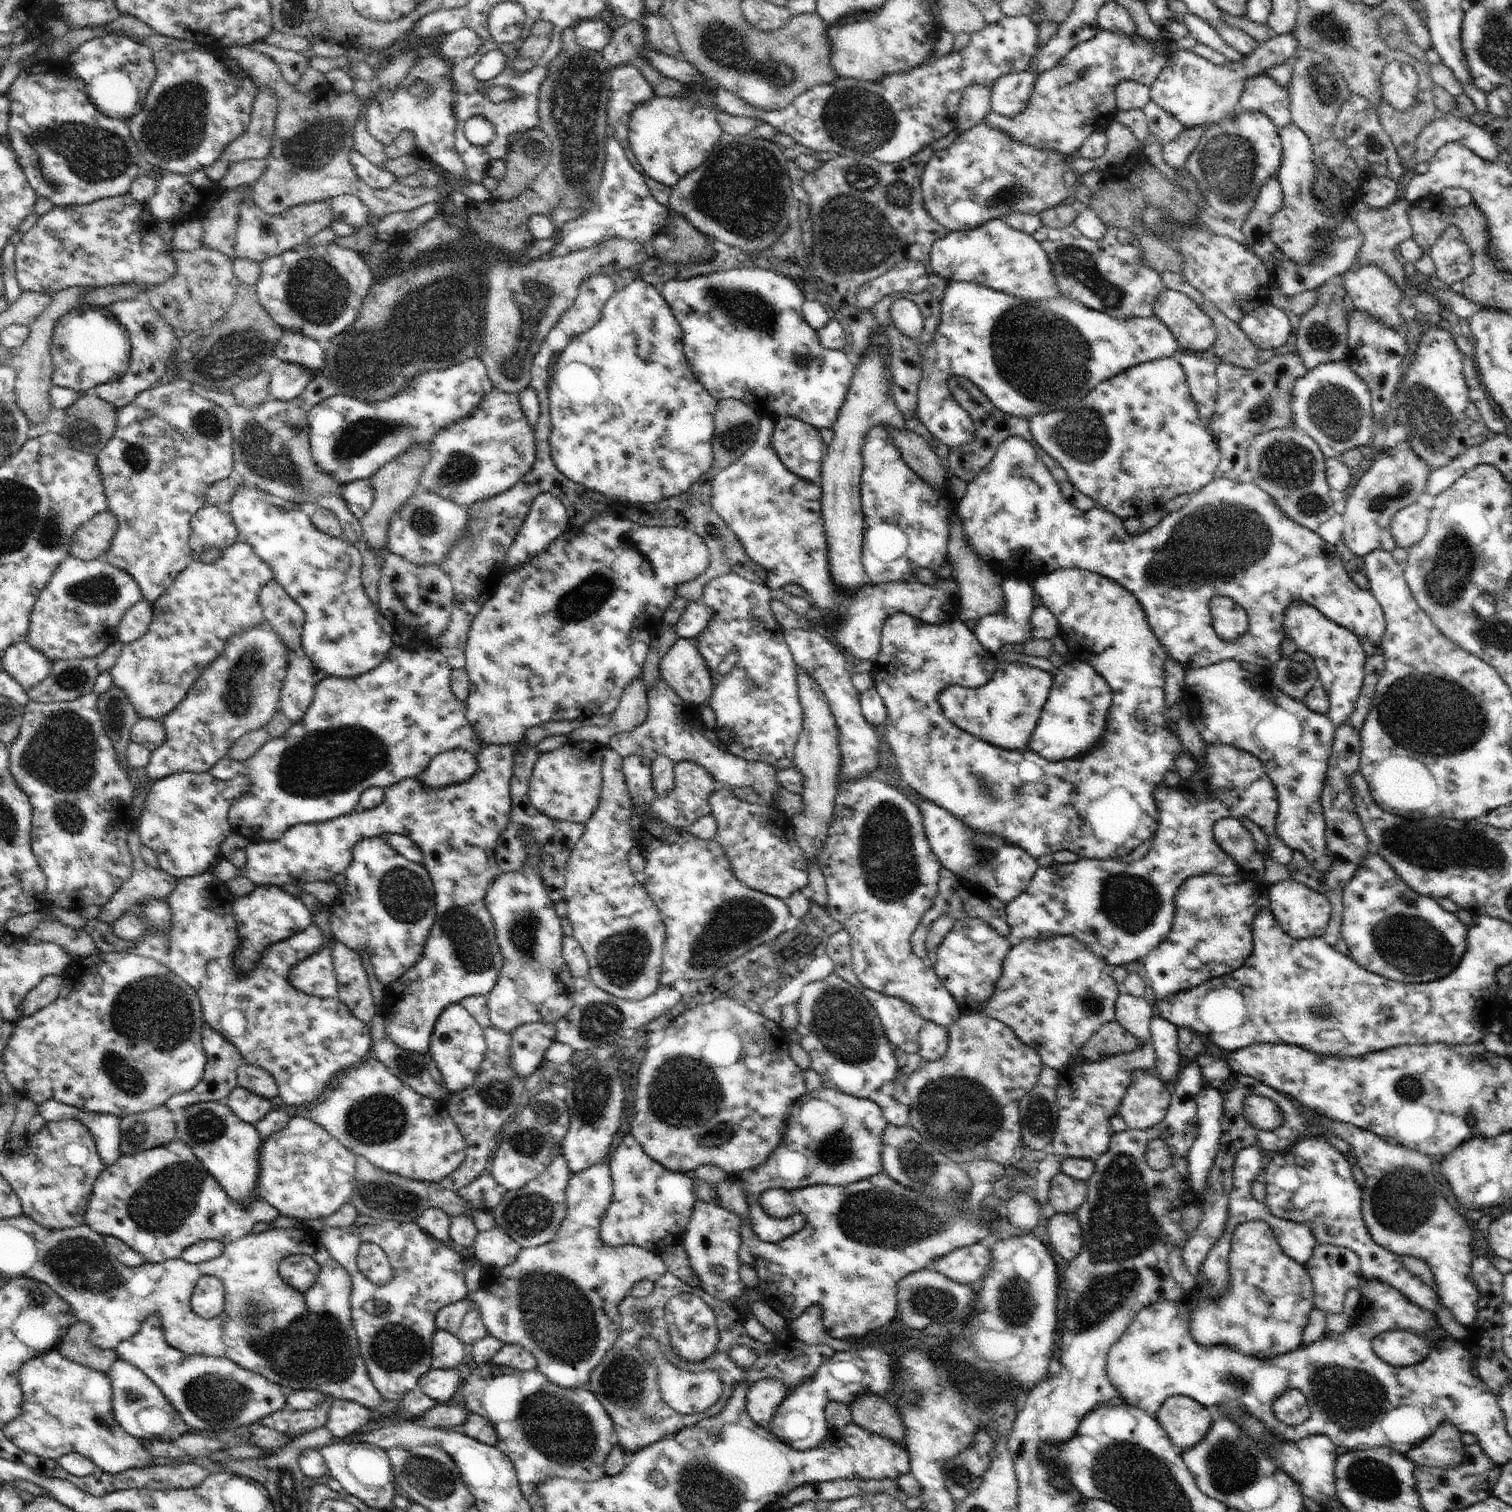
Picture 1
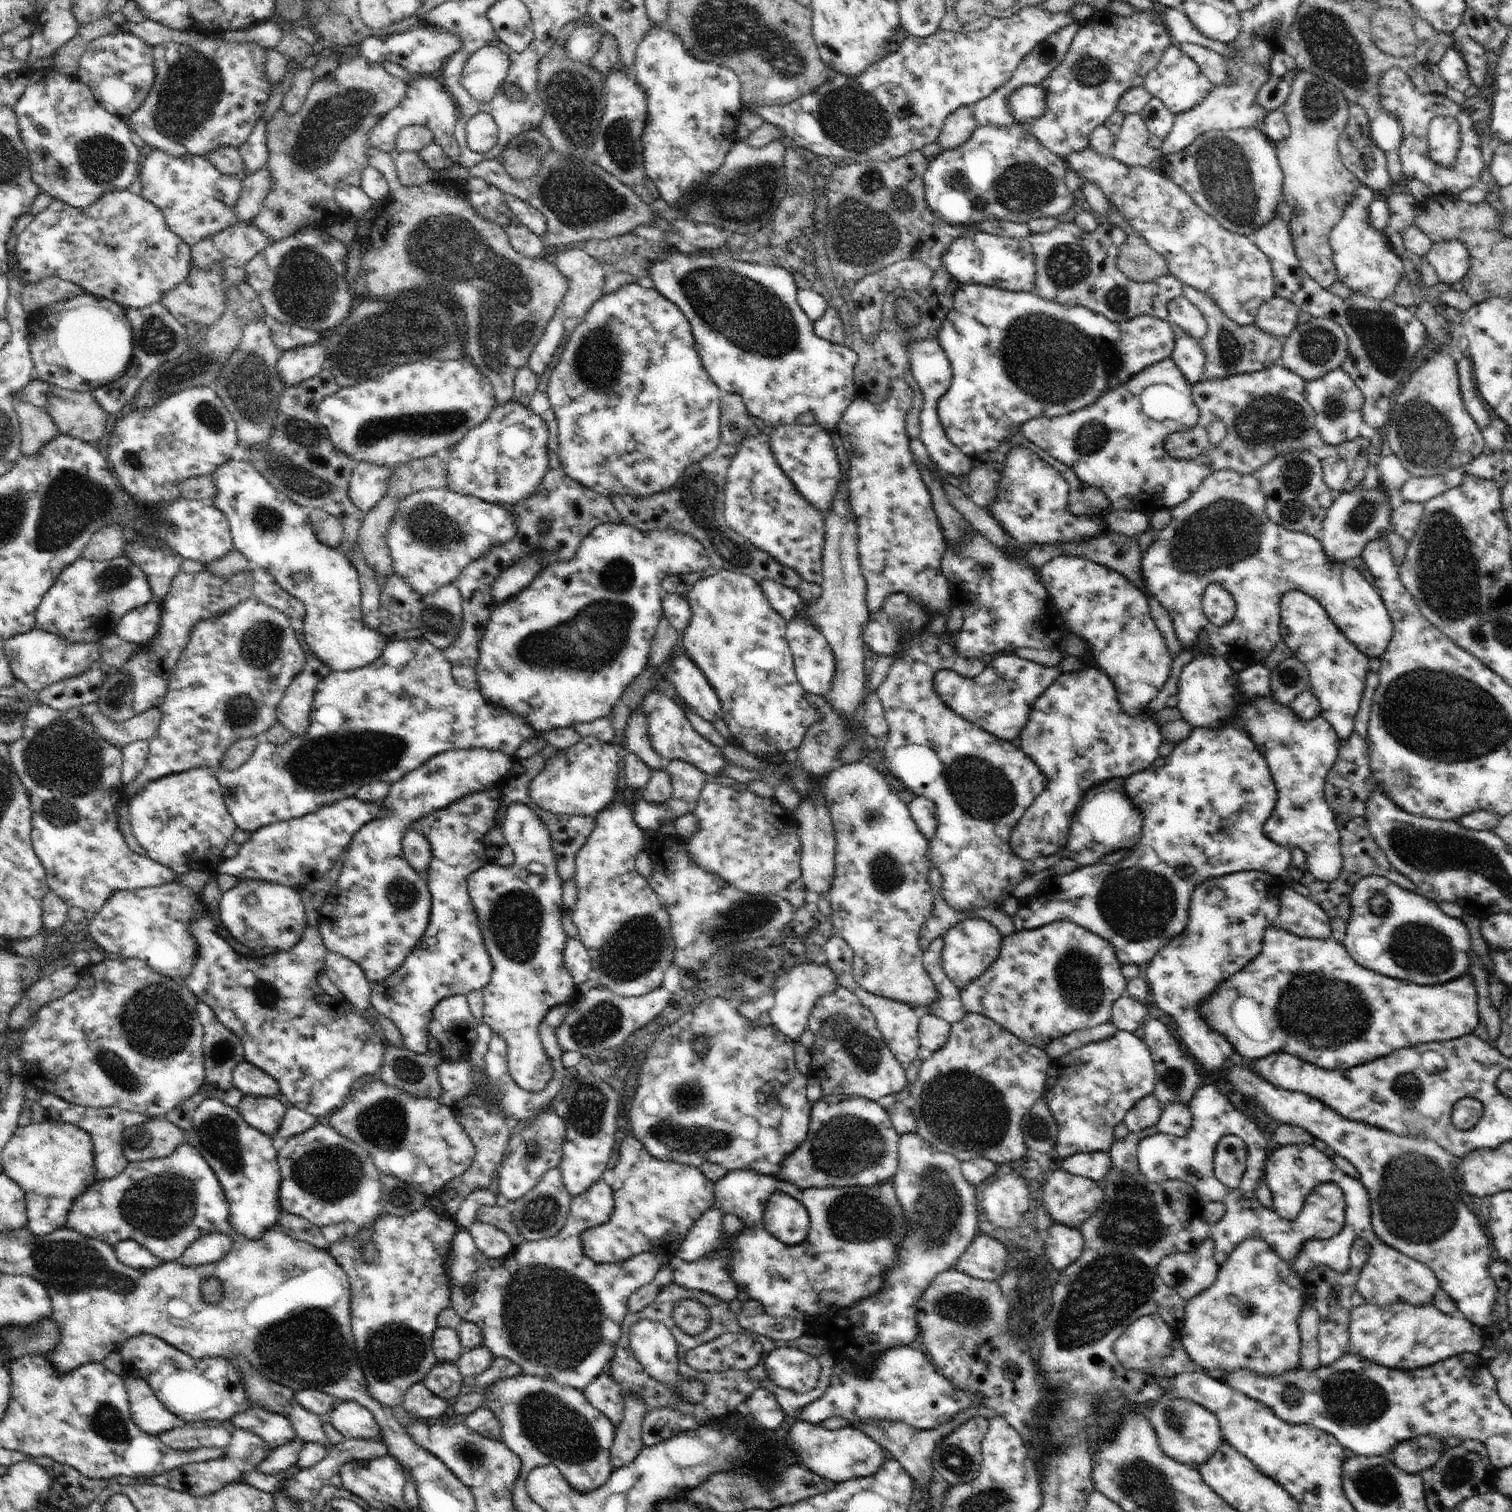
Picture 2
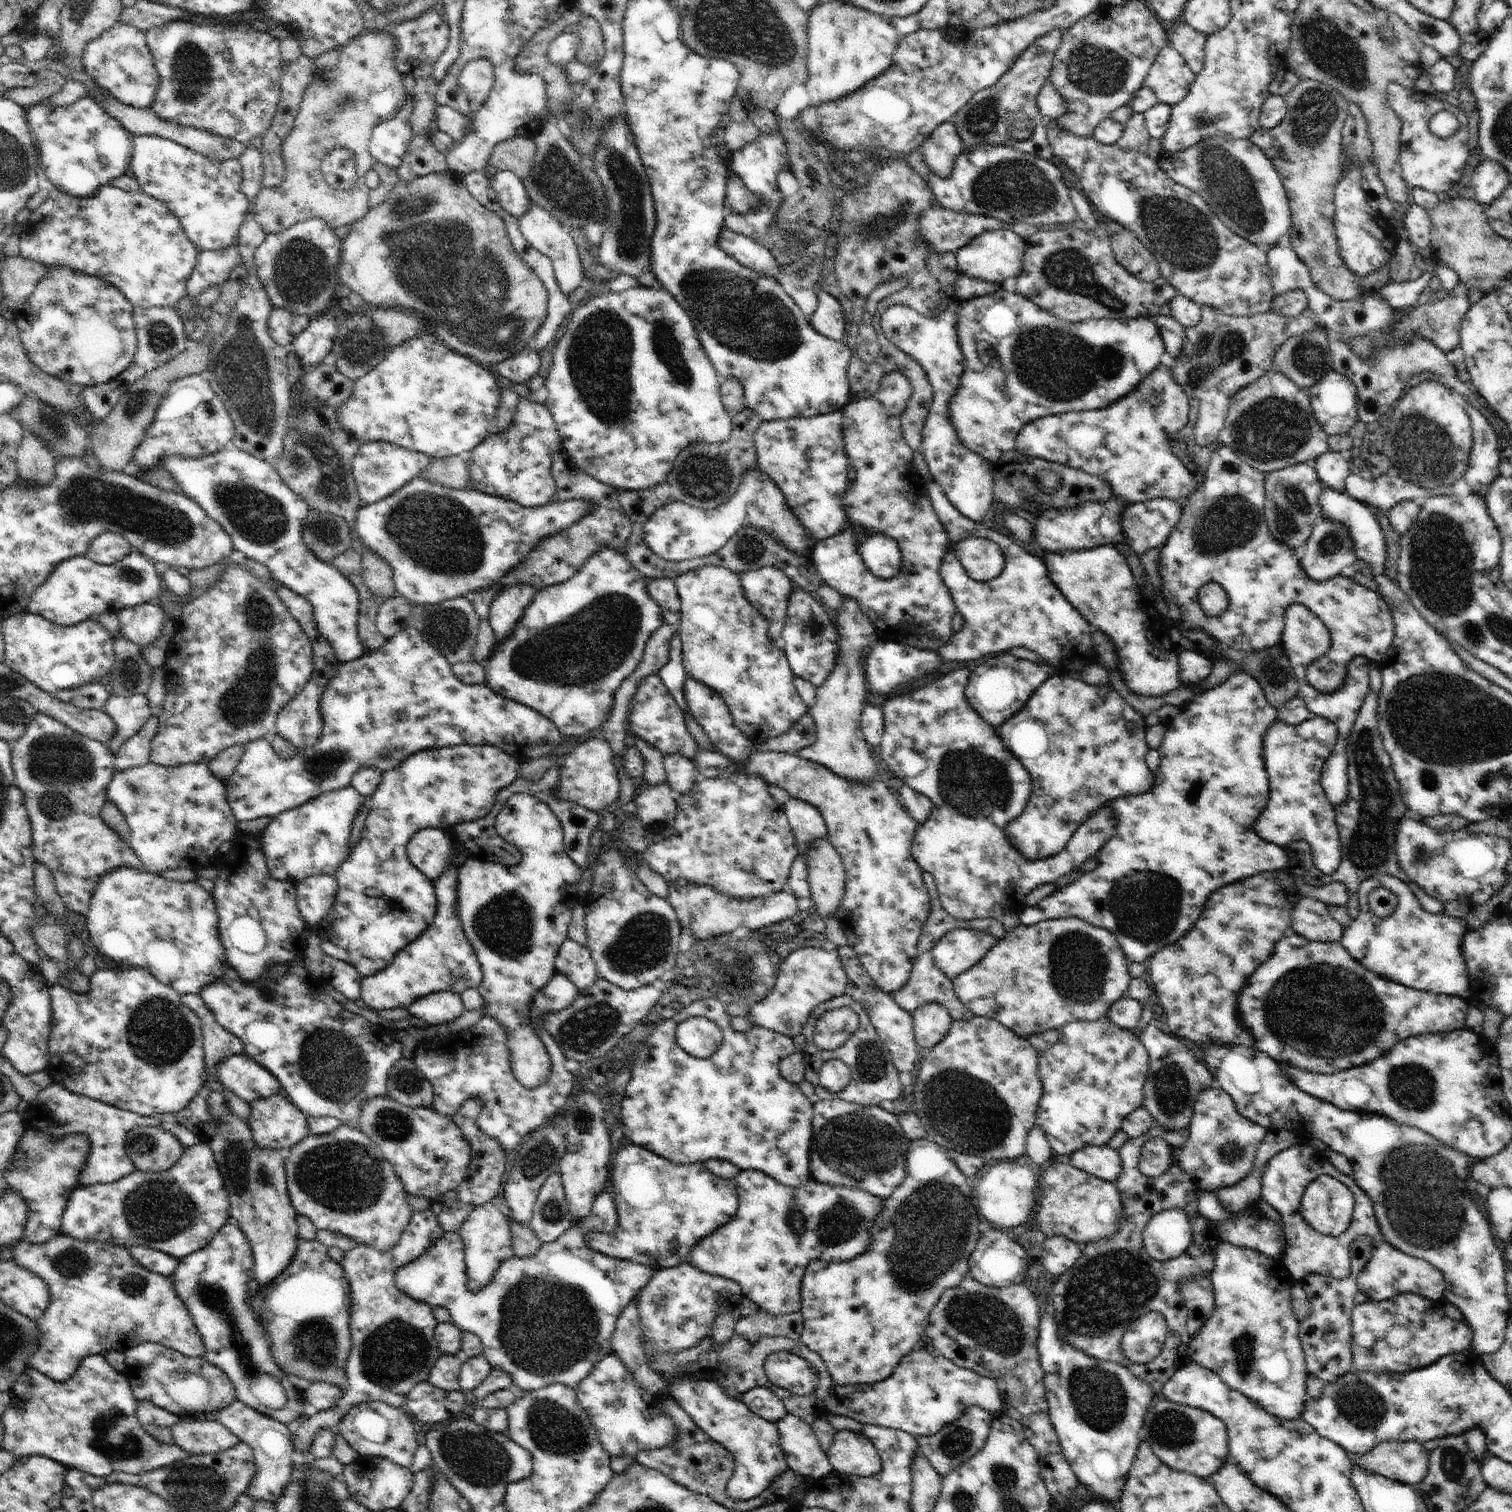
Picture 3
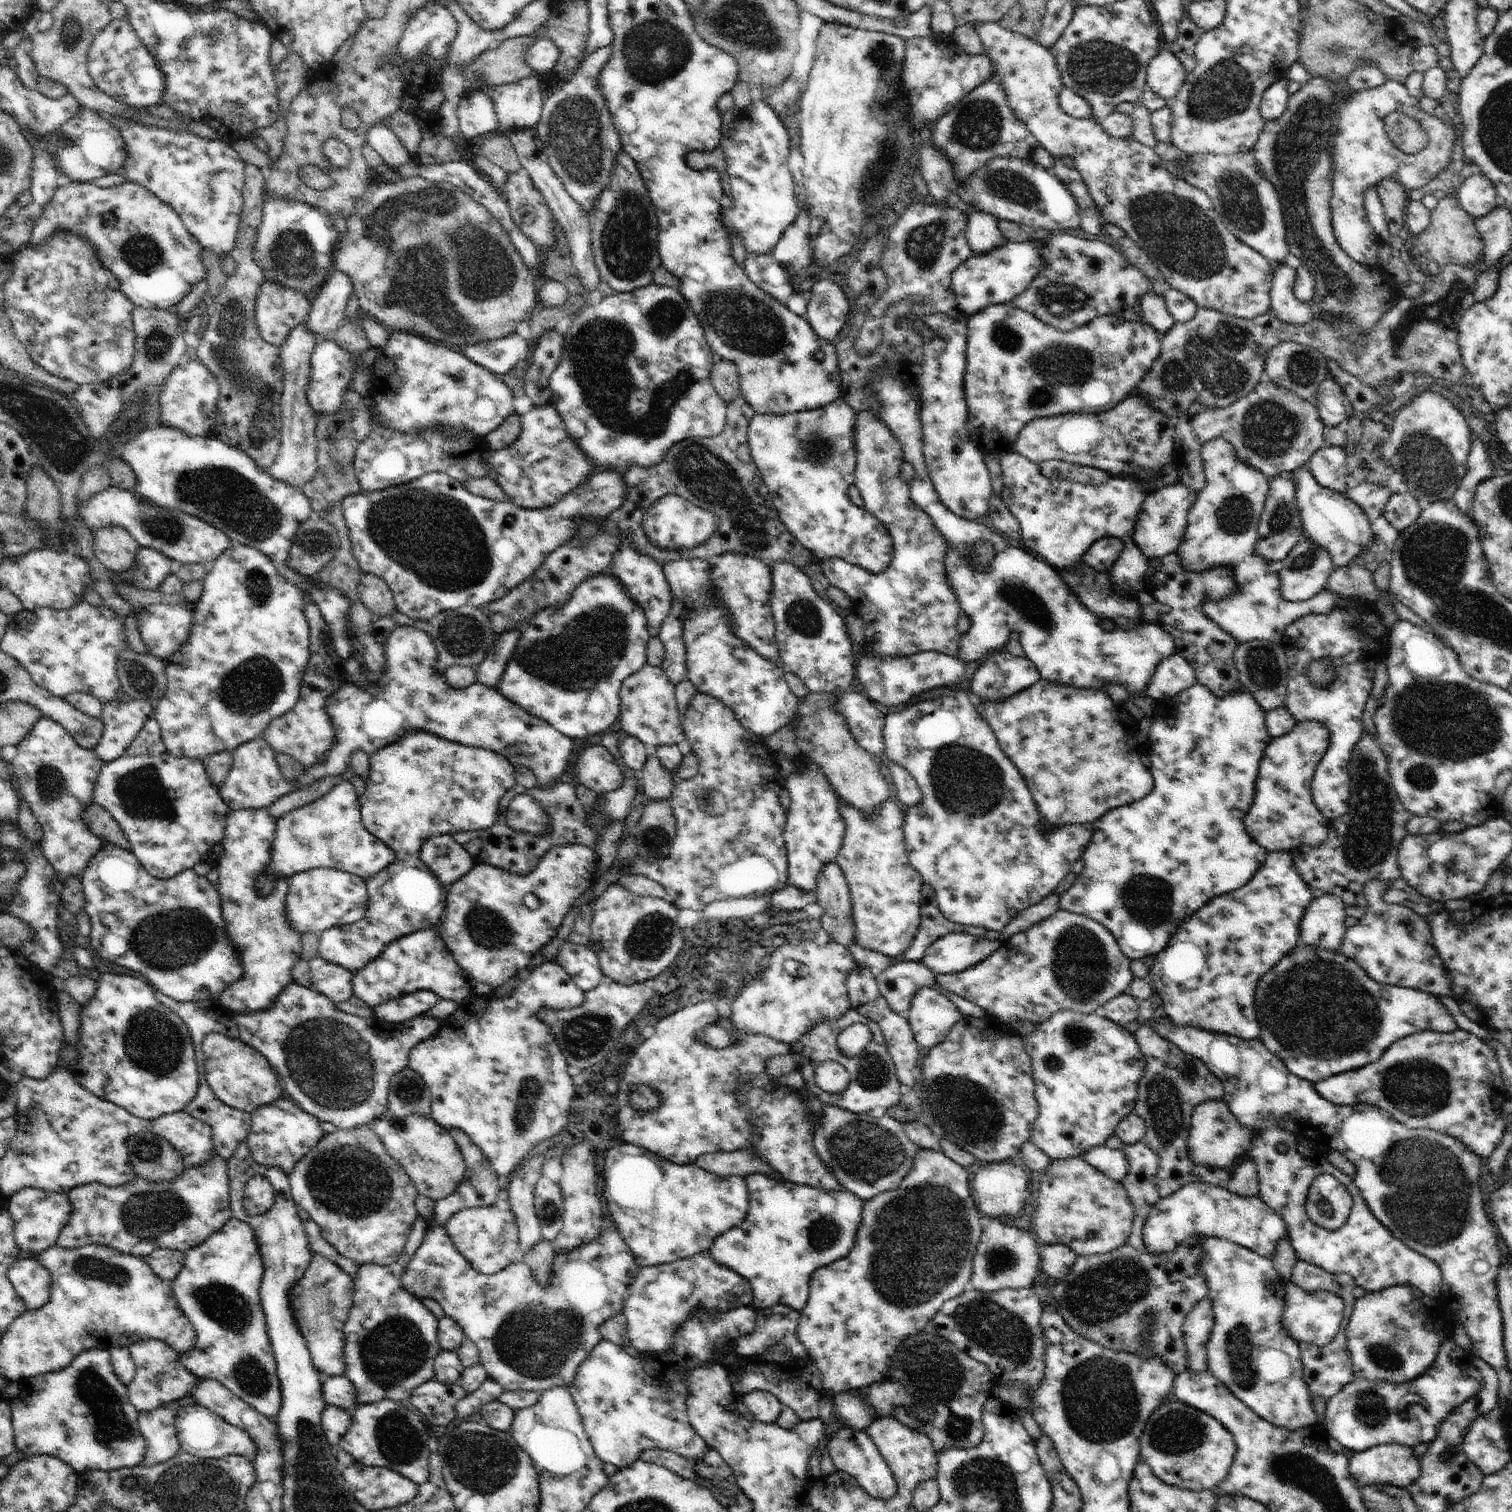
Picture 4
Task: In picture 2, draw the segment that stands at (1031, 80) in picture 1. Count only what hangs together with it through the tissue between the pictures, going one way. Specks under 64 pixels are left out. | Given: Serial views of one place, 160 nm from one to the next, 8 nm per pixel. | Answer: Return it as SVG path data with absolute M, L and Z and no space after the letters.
M1024 85L1013 90L1007 98L1007 107L1016 122L1021 124L1042 116L1047 107L1045 88L1042 85Z

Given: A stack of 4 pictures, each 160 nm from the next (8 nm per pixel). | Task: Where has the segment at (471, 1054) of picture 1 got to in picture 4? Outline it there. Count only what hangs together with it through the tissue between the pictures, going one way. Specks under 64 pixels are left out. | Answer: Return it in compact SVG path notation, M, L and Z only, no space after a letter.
M416 991L406 996L399 996L397 999L374 1007L376 1017L386 1023L401 1023L414 1017L424 1015L430 1008L436 1006L441 998L432 991Z

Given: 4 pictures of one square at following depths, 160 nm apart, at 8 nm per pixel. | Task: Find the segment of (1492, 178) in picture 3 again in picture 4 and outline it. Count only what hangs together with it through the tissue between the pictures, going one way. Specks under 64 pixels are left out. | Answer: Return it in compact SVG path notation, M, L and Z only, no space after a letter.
M1475 170L1466 173L1460 190L1454 196L1460 202L1462 210L1476 220L1501 206L1495 191L1494 184L1490 184L1488 178L1484 178L1484 174Z

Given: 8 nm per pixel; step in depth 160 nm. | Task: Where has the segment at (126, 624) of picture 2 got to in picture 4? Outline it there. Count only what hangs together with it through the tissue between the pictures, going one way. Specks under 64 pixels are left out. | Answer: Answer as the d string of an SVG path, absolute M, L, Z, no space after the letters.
M192 604L187 608L174 605L148 605L135 615L138 630L151 655L166 660L177 651L186 638L192 624Z

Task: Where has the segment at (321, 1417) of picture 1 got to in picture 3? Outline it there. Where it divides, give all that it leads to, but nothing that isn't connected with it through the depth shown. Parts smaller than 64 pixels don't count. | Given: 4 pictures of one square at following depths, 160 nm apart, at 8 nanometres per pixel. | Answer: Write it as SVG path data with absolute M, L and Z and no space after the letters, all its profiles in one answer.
M236 1399L230 1406L217 1412L216 1420L233 1432L240 1441L249 1444L254 1451L257 1473L254 1475L247 1493L263 1501L275 1503L282 1496L284 1487L291 1481L290 1475L293 1465L295 1450L293 1445L293 1427L285 1425L272 1417L266 1416L242 1401Z

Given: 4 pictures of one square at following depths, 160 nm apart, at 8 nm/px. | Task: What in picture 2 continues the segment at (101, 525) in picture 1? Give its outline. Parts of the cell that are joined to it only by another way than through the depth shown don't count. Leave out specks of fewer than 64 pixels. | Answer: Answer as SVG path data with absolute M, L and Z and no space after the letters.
M112 523L96 531L81 556L91 561L109 561L123 554L127 533L118 523Z

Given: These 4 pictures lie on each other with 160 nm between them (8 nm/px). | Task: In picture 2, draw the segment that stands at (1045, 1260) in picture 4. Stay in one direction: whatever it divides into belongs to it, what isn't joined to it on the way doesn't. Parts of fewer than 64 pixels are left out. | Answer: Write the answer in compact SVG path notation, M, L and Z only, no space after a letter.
M1055 1222L1046 1234L1044 1252L1051 1268L1065 1269L1081 1255L1084 1248L1081 1229Z

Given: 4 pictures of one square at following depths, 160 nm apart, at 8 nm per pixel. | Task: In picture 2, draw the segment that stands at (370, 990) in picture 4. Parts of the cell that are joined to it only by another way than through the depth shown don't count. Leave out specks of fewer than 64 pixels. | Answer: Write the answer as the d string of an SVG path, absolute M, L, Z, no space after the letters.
M498 784L481 791L473 792L463 799L455 800L446 808L429 812L426 816L415 820L410 828L416 829L428 840L432 849L432 858L426 870L425 876L431 892L431 915L422 938L416 944L414 950L407 956L394 974L386 980L372 984L370 1002L373 1012L390 1018L396 1028L402 1034L402 1042L406 1049L416 1054L428 1053L428 1024L432 1018L434 1007L443 999L454 995L467 995L476 989L482 990L491 979L493 966L491 956L486 948L483 932L480 930L480 921L476 909L469 897L467 880L479 868L482 868L486 860L483 838L488 831L494 828L496 813L501 805L501 790Z

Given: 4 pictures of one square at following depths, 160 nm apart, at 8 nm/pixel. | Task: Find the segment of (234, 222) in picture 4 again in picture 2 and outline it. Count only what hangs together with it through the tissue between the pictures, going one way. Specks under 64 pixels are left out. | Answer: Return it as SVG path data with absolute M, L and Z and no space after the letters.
M158 149L152 150L141 165L141 196L162 211L168 228L189 247L222 229L230 228L230 225L240 223L235 204L240 196L242 177L220 172L206 157L189 154L173 157Z

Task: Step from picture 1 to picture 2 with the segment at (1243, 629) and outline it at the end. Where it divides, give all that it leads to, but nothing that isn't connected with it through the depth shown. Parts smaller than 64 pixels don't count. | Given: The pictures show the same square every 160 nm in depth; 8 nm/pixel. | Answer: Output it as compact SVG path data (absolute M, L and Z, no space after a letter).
M1218 583L1209 584L1203 594L1203 611L1217 627L1225 627L1233 620L1237 604L1234 597Z

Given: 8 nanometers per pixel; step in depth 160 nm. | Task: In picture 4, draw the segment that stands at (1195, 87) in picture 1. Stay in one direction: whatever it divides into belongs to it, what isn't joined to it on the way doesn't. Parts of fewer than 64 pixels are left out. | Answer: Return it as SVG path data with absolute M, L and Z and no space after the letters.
M1164 46L1148 64L1146 87L1172 102L1184 85L1187 74L1182 62Z

